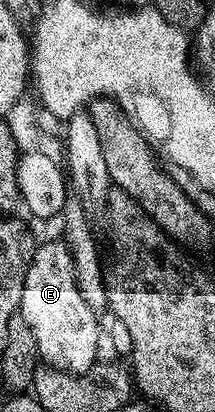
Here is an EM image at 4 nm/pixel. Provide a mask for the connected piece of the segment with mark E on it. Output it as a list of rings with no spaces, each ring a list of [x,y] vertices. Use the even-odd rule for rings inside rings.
[[[63,240],[48,241],[45,245],[44,242],[37,244],[34,259],[26,271],[26,283],[22,287],[18,313],[24,317],[34,333],[39,360],[43,364],[52,365],[73,375],[87,373],[93,365],[97,364],[96,352],[100,349],[100,325],[96,322],[98,315],[88,306],[86,299],[82,299],[82,291],[78,291],[72,250]]]

